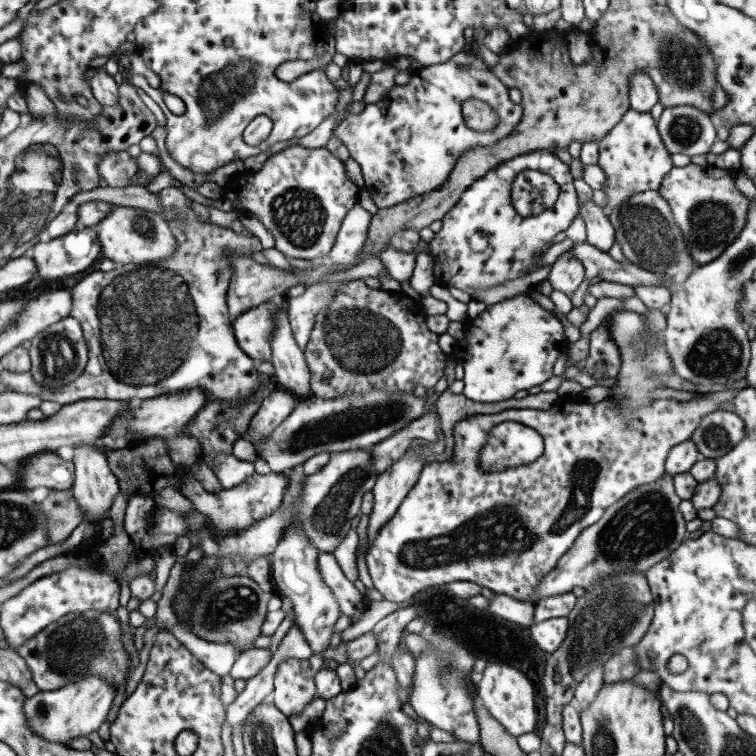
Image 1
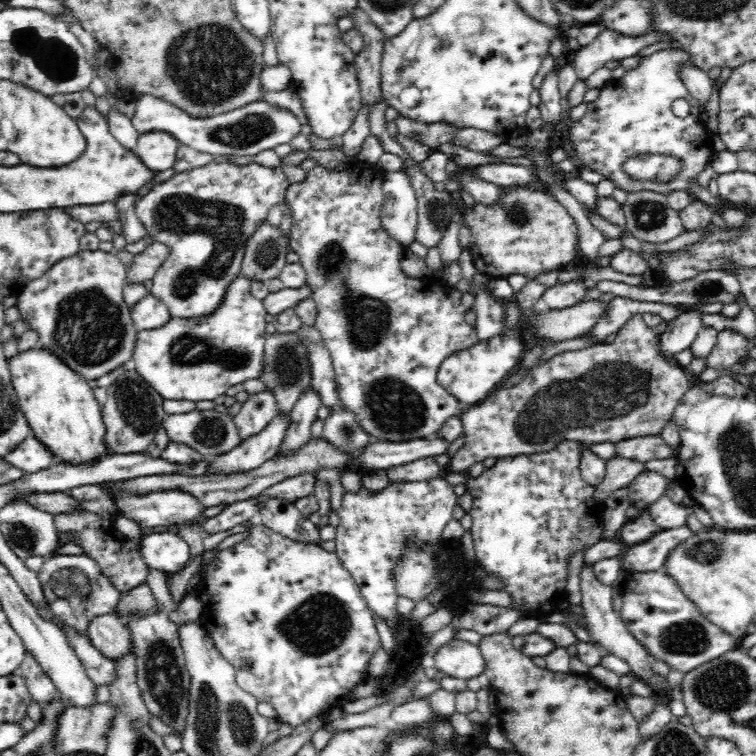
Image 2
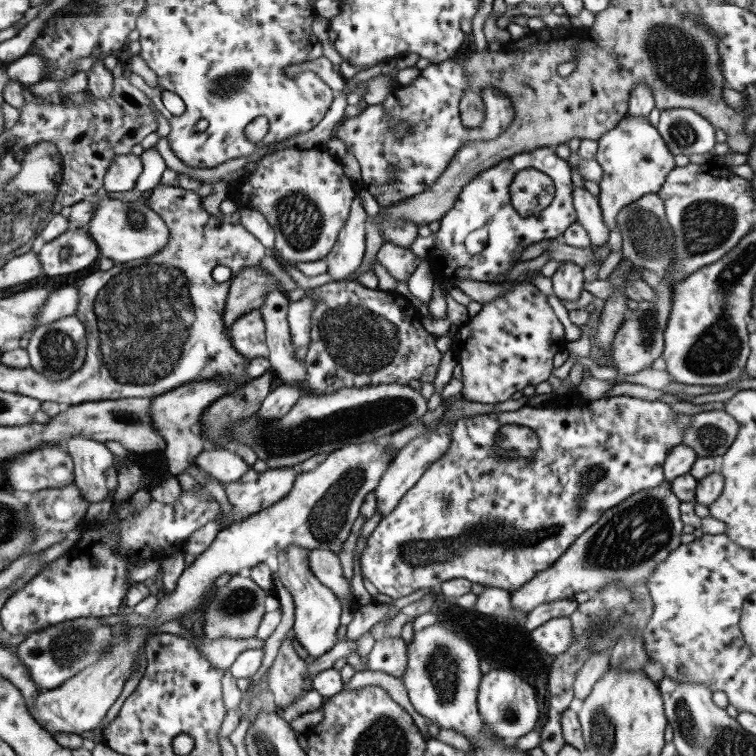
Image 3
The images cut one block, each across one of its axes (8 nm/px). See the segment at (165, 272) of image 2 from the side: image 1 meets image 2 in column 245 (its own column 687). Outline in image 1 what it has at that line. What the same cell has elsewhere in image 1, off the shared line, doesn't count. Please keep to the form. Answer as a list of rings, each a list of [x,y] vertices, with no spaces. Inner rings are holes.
[[[694,163],[672,167],[662,179],[658,192],[669,204],[674,222],[687,240],[692,260],[700,266],[716,260],[746,226],[750,200],[736,188],[735,172],[730,169]]]

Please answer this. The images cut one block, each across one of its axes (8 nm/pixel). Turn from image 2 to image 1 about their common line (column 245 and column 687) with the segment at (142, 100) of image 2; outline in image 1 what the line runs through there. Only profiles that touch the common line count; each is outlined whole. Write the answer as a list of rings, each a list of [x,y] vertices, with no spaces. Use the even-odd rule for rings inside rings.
[[[694,106],[665,108],[658,120],[662,142],[671,155],[707,154],[717,141],[716,123],[710,114]]]

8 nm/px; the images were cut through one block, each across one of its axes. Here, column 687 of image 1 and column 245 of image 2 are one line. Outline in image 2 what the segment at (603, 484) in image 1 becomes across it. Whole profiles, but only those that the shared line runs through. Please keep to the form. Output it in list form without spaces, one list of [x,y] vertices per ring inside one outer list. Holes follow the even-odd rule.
[[[269,392],[250,394],[242,403],[240,412],[234,416],[236,429],[242,441],[259,434],[278,415],[276,399]]]

